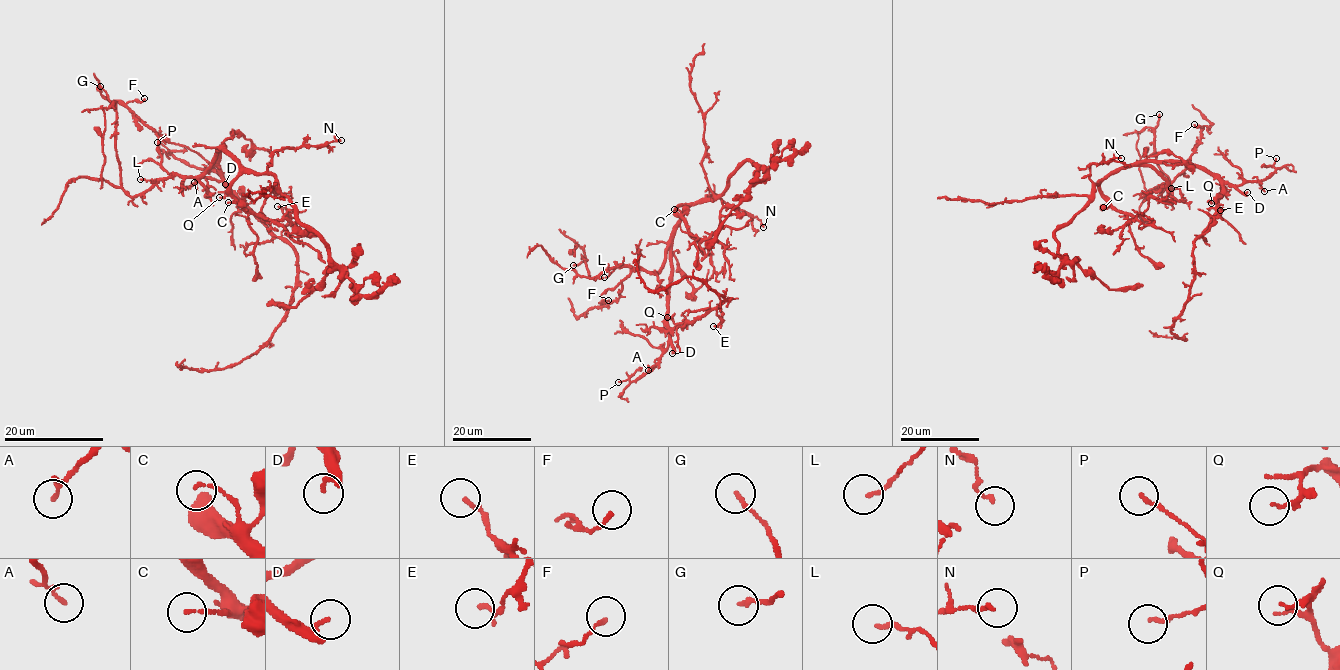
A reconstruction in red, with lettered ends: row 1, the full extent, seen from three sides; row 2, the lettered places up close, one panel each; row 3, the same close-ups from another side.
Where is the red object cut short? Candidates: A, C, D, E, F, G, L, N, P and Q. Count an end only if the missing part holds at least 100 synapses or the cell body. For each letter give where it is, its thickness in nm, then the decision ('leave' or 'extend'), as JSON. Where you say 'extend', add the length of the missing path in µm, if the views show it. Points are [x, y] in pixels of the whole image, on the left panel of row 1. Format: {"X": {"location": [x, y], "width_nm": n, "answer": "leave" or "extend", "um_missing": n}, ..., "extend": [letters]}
{"A": {"location": [194, 182], "width_nm": 130, "answer": "leave"}, "C": {"location": [228, 202], "width_nm": 120, "answer": "leave"}, "D": {"location": [225, 184], "width_nm": 130, "answer": "extend", "um_missing": 130}, "E": {"location": [277, 206], "width_nm": 140, "answer": "leave"}, "F": {"location": [144, 98], "width_nm": 140, "answer": "leave"}, "G": {"location": [100, 86], "width_nm": 160, "answer": "leave"}, "L": {"location": [140, 179], "width_nm": 140, "answer": "leave"}, "N": {"location": [341, 140], "width_nm": 120, "answer": "leave"}, "P": {"location": [157, 142], "width_nm": 130, "answer": "leave"}, "Q": {"location": [219, 197], "width_nm": 110, "answer": "leave"}, "extend": ["D"]}

